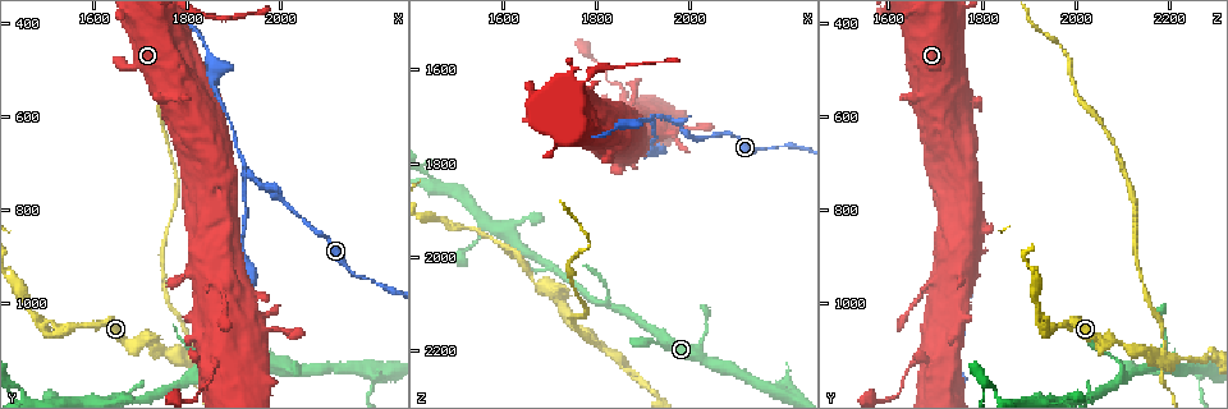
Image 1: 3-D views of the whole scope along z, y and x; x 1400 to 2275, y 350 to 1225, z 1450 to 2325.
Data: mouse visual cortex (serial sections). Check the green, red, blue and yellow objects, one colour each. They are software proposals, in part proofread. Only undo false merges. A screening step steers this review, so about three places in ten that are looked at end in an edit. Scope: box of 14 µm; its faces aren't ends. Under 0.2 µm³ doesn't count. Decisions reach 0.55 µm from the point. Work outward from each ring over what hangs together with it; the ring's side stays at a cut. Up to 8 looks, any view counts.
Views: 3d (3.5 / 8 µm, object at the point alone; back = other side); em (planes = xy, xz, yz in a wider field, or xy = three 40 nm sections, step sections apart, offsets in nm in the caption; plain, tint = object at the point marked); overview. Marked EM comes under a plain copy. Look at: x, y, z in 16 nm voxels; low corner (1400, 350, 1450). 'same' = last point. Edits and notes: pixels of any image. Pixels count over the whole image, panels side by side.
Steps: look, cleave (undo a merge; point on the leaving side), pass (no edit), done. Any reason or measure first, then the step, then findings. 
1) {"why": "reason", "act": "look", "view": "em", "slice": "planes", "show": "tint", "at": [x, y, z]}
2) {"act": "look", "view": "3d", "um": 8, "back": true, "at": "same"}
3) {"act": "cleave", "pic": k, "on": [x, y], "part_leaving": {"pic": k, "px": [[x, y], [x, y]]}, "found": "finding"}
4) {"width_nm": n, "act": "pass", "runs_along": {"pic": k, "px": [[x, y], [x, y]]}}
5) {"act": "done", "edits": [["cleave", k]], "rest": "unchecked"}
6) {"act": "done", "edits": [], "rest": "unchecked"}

{"why": "a fork", "act": "look", "view": "3d", "um": 8, "at": [1935, 735, 1705]}

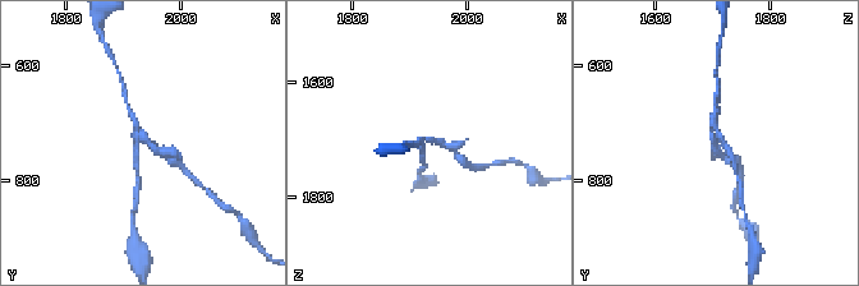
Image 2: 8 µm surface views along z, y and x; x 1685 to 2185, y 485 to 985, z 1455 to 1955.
{"act": "look", "view": "3d", "um": 3.5, "at": [1935, 725, 1705]}

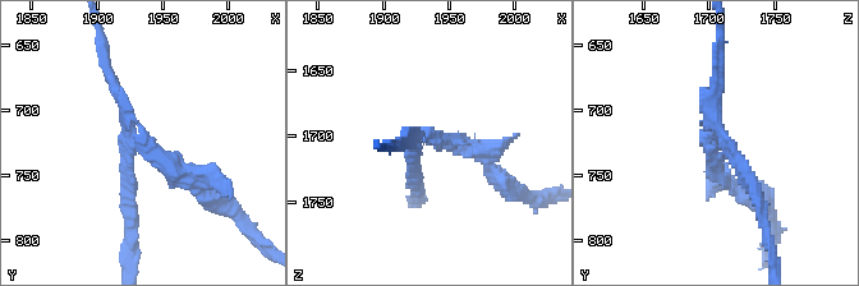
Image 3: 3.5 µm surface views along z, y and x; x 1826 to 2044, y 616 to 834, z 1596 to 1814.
{"arms": 3, "act": "cleave", "pic": 3, "on": [745, 178], "part_leaving": {"pic": 3, "px": [[132, 148], [128, 254]]}, "found": "two cells meet here"}

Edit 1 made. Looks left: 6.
{"why": "see it whole again", "act": "look", "view": "overview"}

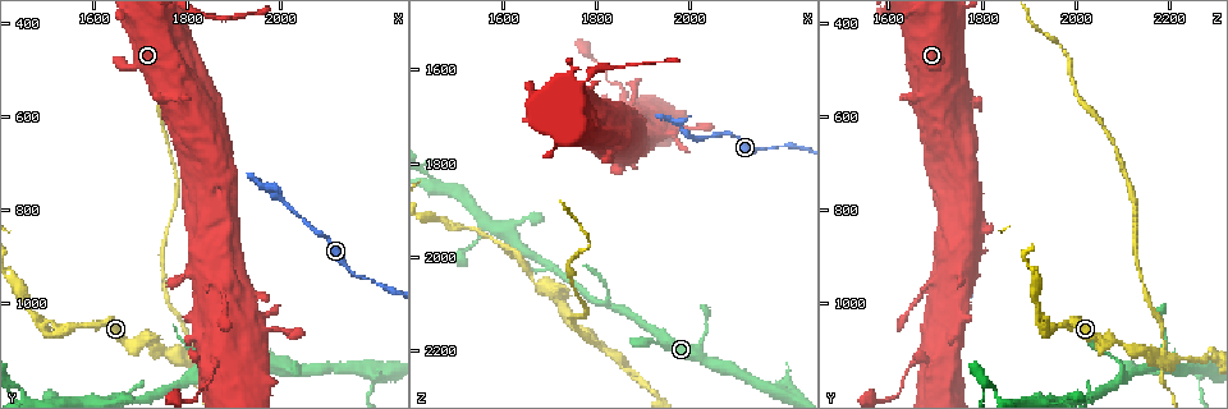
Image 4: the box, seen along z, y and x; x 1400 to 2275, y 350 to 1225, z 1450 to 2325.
{"why": "abrupt turn", "act": "look", "view": "3d", "um": 3.5, "at": [1515, 1070, 1935]}

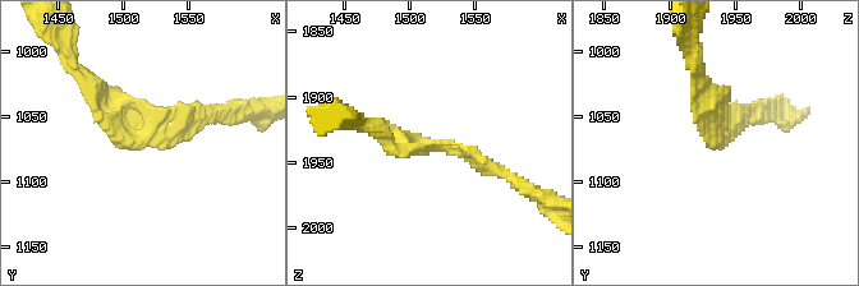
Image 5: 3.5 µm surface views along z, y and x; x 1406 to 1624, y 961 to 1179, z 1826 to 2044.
{"act": "look", "view": "em", "slice": "xy", "step": 5, "show": "tint", "at": [1514, 1070, 1938]}

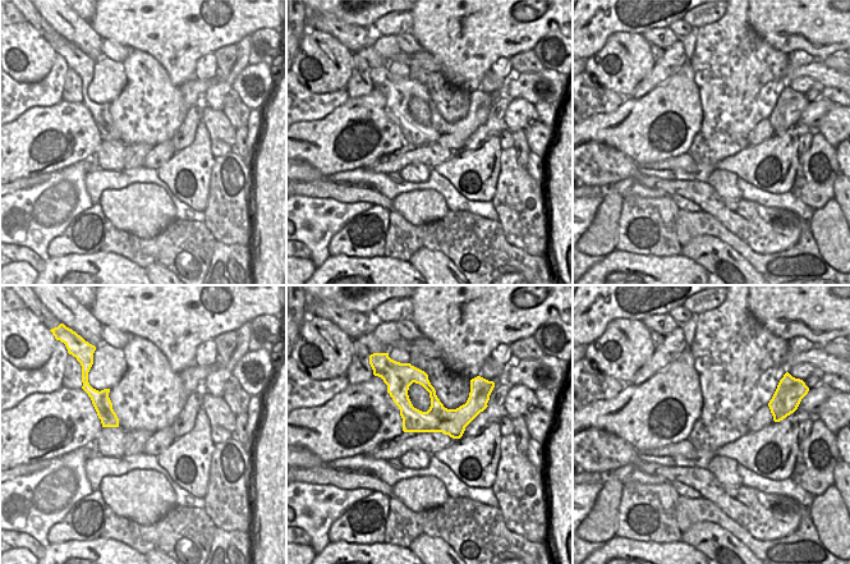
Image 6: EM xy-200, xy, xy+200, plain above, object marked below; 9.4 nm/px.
{"act": "pass", "runs_along": {"pic": 6, "px": [[417, 375], [456, 435]]}, "found": "continuous, no second cell"}

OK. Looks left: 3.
{"why": "narrows sharply", "act": "look", "view": "3d", "um": 3.5, "at": [1730, 1095, 2110]}

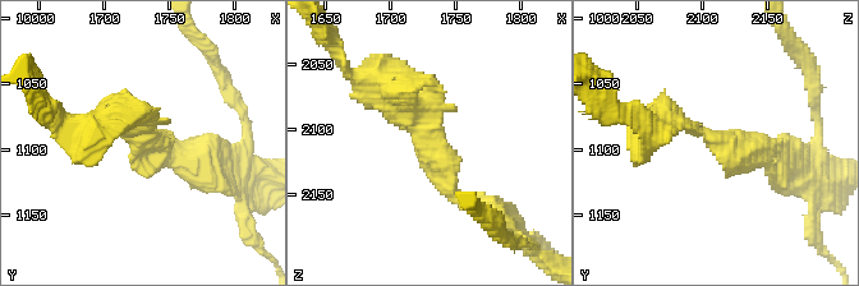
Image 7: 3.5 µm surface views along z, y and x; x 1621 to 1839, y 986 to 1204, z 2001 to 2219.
{"arm_widths_nm": [300, 300], "why": "now the EM", "act": "look", "view": "em", "slice": "planes", "show": "tint", "at": [1724, 1088, 2106]}

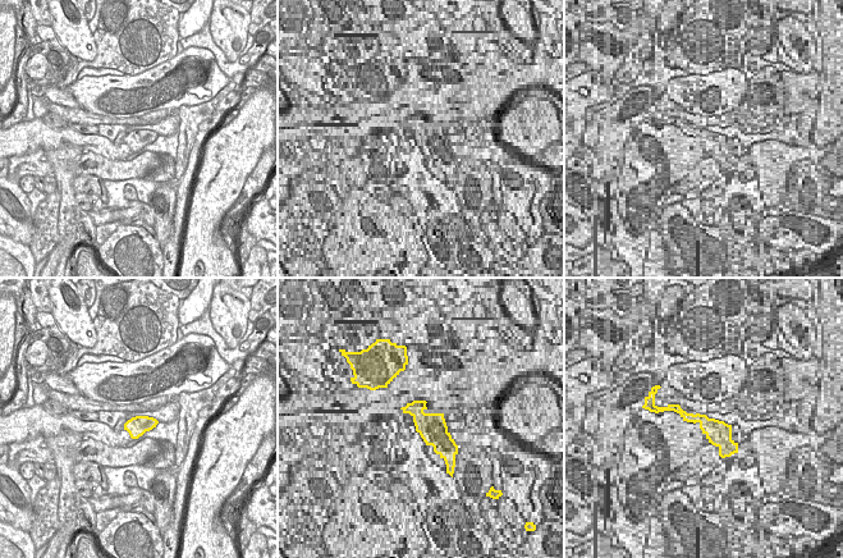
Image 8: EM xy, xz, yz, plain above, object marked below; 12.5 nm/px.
{"act": "pass", "found": "all the same cell"}

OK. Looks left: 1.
{"act": "done", "edits": [["cleave", 3]], "rest": "unchecked"}

